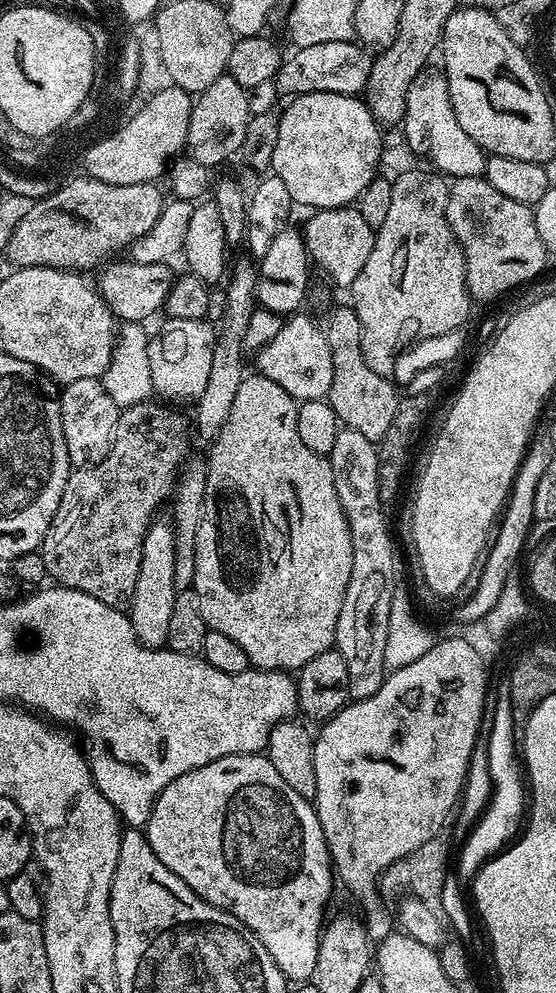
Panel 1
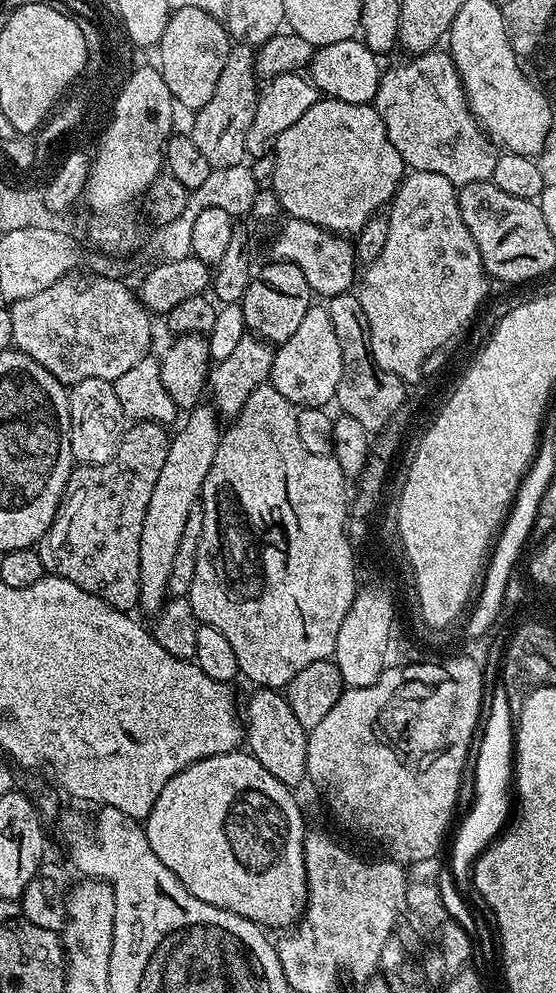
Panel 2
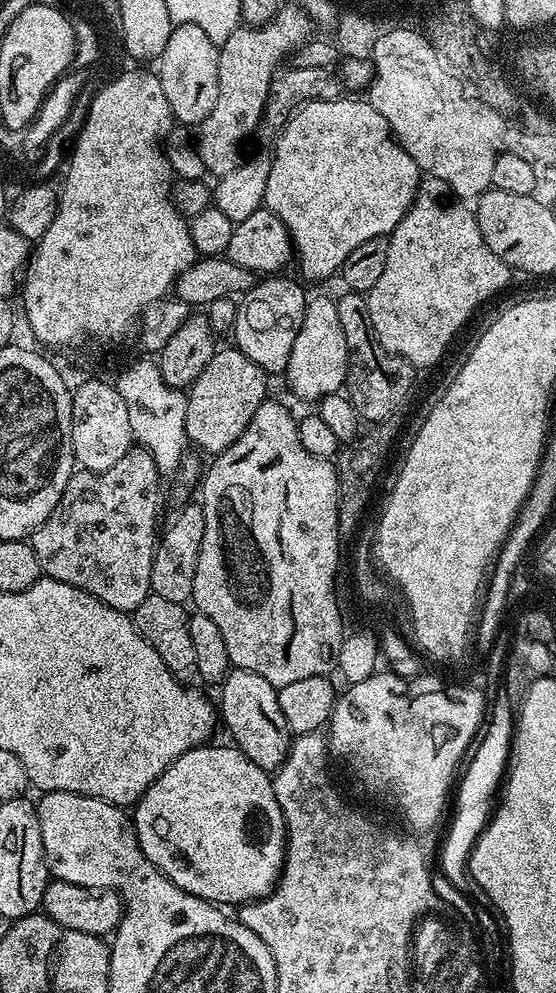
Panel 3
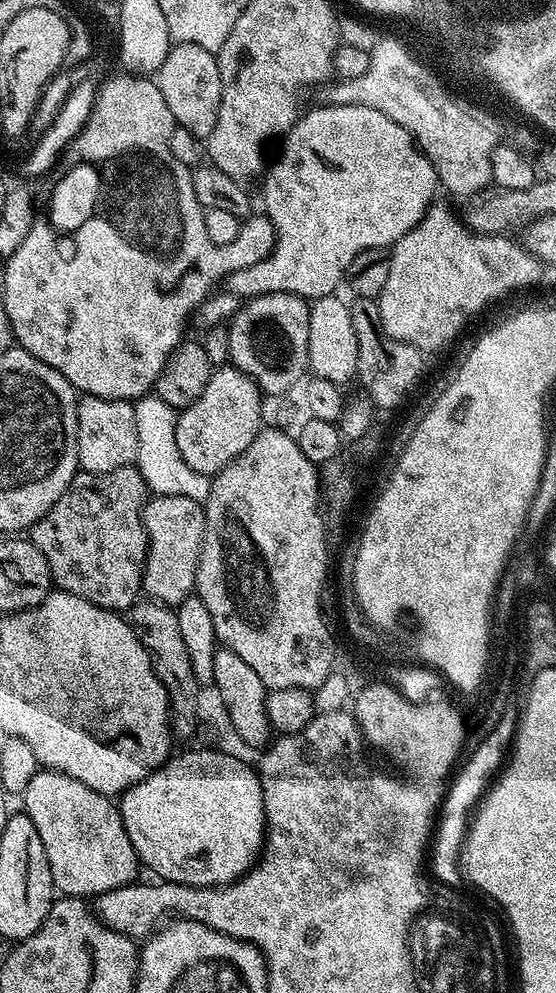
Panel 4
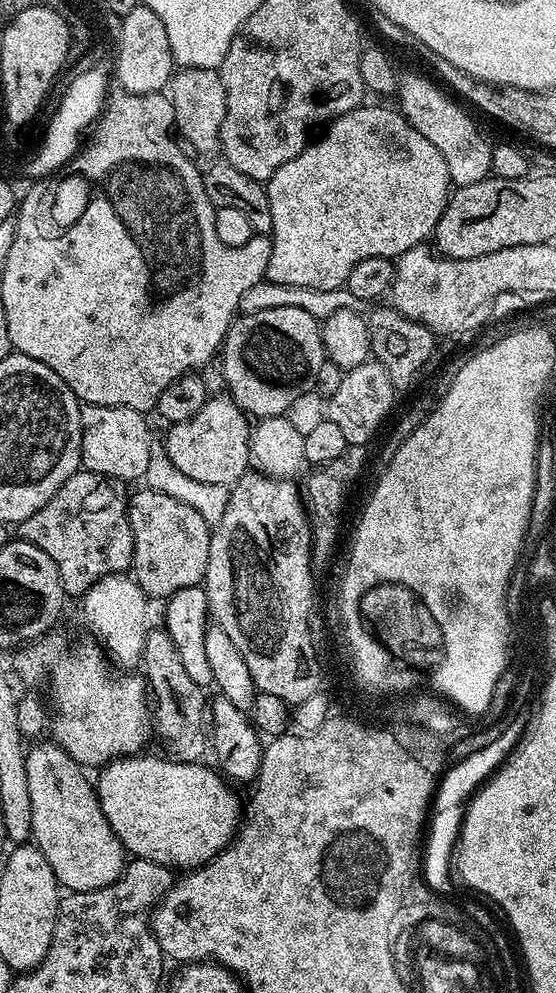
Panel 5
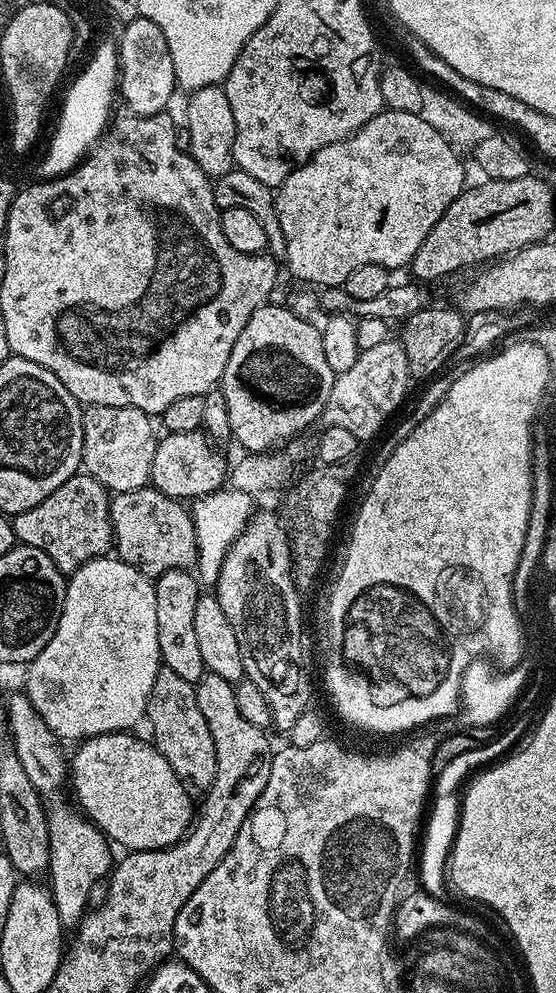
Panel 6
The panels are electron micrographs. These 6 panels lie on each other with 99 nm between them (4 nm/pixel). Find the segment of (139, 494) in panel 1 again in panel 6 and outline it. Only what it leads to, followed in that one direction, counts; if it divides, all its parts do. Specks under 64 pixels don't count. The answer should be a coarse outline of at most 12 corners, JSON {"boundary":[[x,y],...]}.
{"boundary":[[77,474],[11,517],[63,574],[113,551],[108,489]]}

